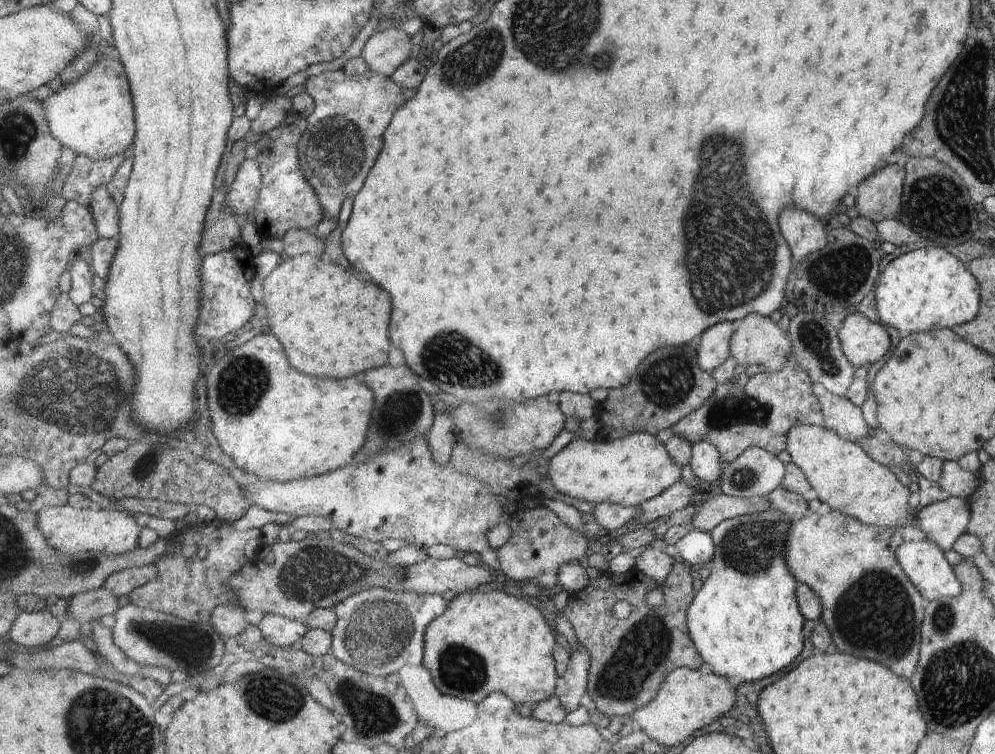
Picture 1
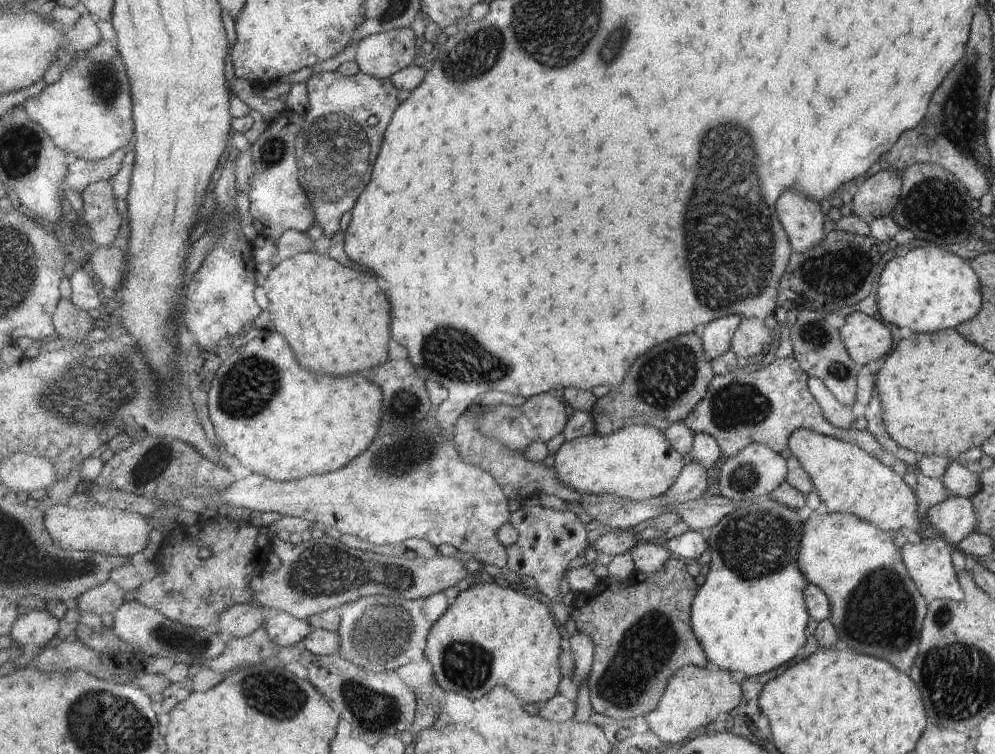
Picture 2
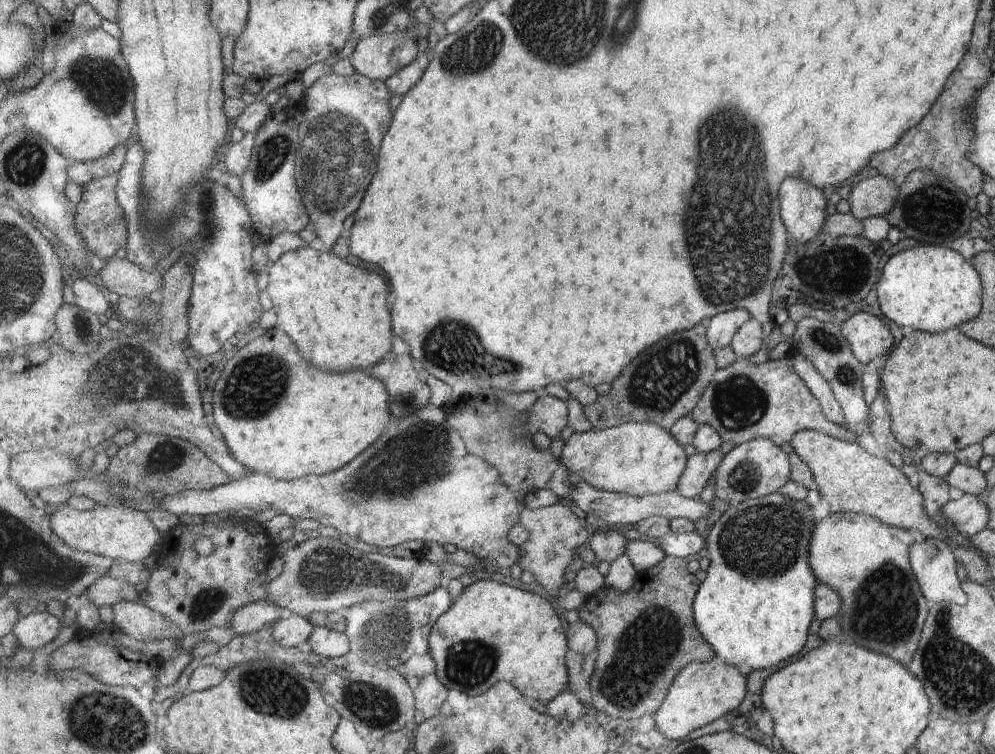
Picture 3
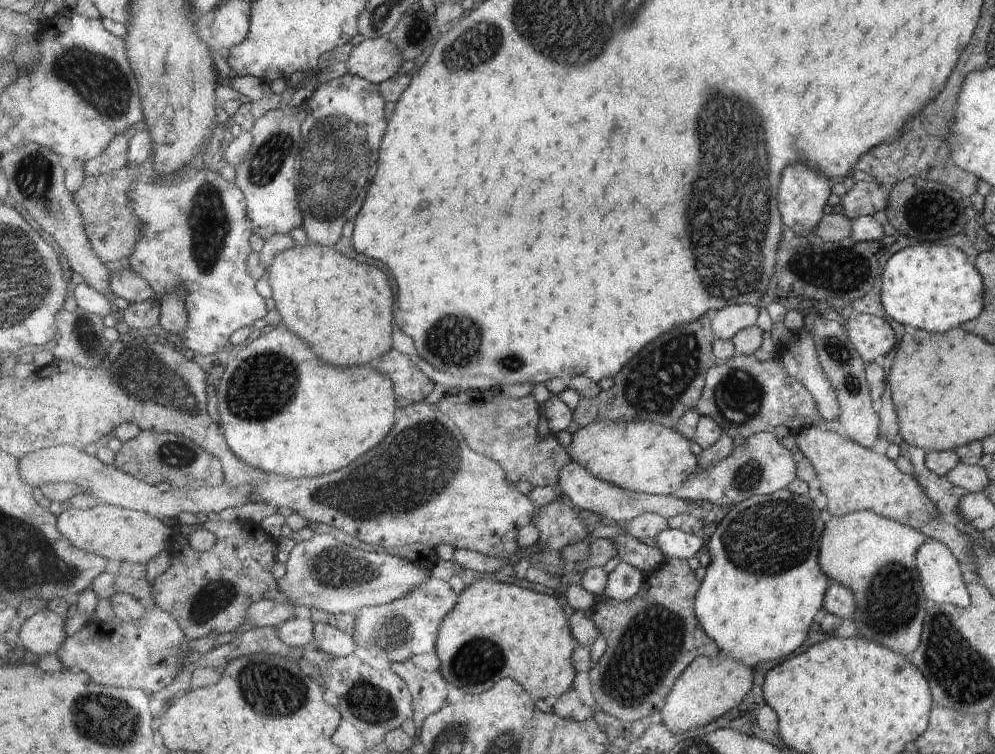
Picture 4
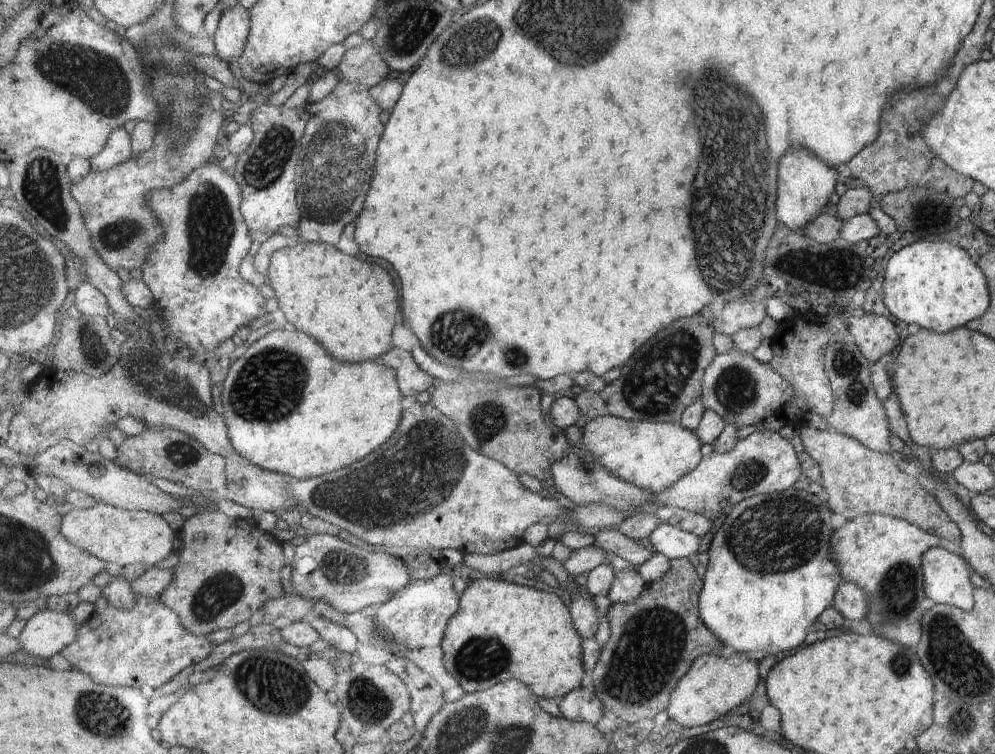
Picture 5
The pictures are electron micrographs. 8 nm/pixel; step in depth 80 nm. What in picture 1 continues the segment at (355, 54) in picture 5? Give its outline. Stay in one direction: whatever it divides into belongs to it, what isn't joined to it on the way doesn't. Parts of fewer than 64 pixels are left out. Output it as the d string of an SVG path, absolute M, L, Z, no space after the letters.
M389 29L371 36L361 55L366 58L371 71L391 77L411 56L413 40L401 29Z

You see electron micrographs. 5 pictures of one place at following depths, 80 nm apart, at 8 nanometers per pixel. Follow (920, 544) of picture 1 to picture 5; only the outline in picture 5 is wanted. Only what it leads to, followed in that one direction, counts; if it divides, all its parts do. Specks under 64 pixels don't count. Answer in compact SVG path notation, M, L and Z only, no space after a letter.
M942 547L928 548L920 558L924 596L934 604L951 605L969 612L972 590L966 561Z

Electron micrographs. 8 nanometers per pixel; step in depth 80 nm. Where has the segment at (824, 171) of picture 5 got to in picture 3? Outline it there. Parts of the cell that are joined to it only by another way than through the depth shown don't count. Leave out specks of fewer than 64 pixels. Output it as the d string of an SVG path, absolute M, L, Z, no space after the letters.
M787 177L787 180L783 180L783 184L779 184L779 196L777 198L780 219L792 240L803 244L803 242L813 240L823 230L824 220L827 216L824 208L828 204L823 197L821 189L815 188L801 178Z

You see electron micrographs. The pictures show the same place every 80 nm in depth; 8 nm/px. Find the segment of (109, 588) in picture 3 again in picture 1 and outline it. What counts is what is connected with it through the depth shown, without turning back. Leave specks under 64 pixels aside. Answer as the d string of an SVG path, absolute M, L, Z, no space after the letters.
M105 588L85 591L71 598L69 616L79 622L99 620L104 614L114 615L120 608L117 597Z

